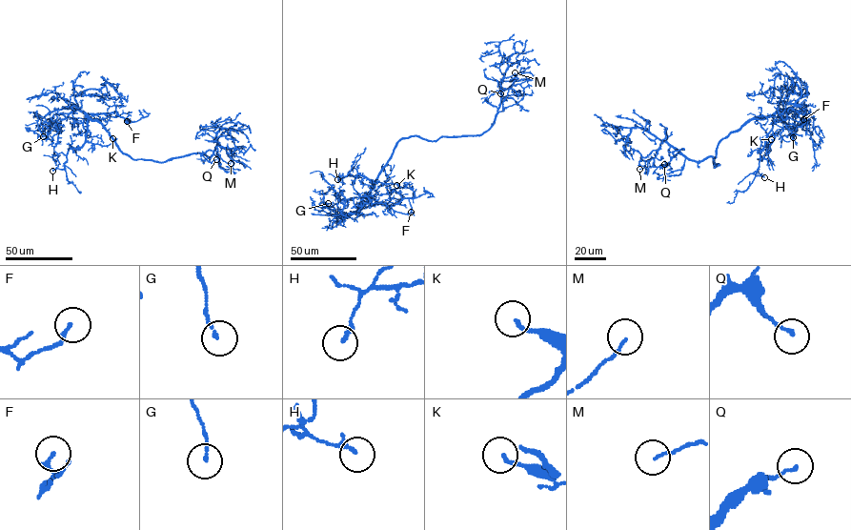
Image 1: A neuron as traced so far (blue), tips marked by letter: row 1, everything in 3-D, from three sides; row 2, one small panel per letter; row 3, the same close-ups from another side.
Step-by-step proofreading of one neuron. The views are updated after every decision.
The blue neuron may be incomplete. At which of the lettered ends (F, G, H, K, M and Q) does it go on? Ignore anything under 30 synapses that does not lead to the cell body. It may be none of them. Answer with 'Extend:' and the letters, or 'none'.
Extend: none

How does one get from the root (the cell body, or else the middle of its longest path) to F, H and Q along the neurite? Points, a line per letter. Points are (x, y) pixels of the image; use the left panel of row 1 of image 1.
F: (130, 155), (123, 152), (98, 121), (85, 114), (116, 112), (127, 121)
H: (130, 155), (123, 152), (101, 123), (89, 119), (85, 143), (80, 147), (70, 147), (64, 170), (52, 171)
Q: (130, 155), (134, 159), (162, 162), (193, 153), (210, 156), (212, 150), (202, 155), (211, 162), (216, 159)

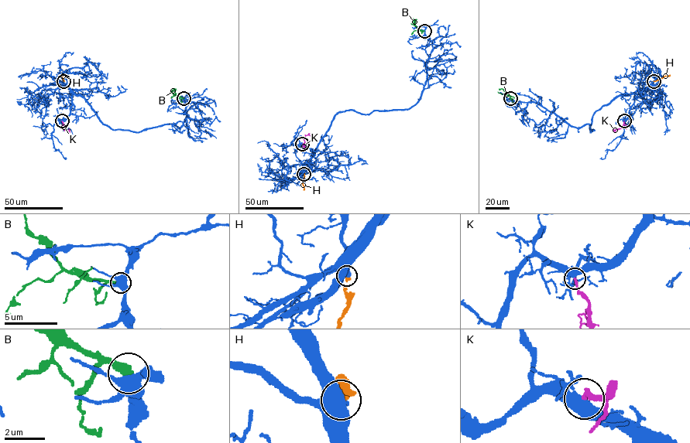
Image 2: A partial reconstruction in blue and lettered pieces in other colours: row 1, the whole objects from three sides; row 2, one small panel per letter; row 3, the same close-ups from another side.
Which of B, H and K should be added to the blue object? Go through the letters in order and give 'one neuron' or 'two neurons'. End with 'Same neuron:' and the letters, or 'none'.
B: two neurons
H: one neuron
K: one neuron
Same neuron: H, K

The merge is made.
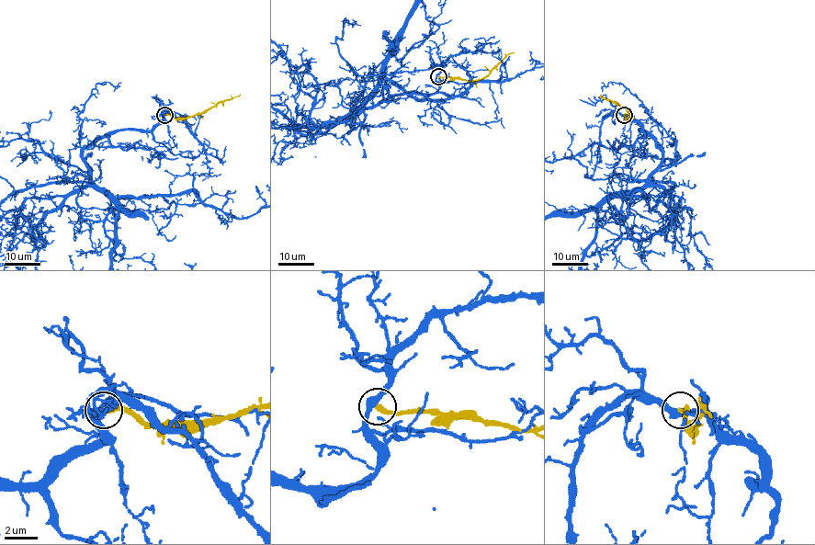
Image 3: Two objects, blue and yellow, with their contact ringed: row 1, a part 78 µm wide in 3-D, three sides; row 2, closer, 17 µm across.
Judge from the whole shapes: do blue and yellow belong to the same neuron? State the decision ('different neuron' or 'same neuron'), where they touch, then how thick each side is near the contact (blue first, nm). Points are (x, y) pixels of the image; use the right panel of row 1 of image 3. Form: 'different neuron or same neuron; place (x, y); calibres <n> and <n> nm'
different neuron; place (624, 115); calibres 400 and 280 nm

